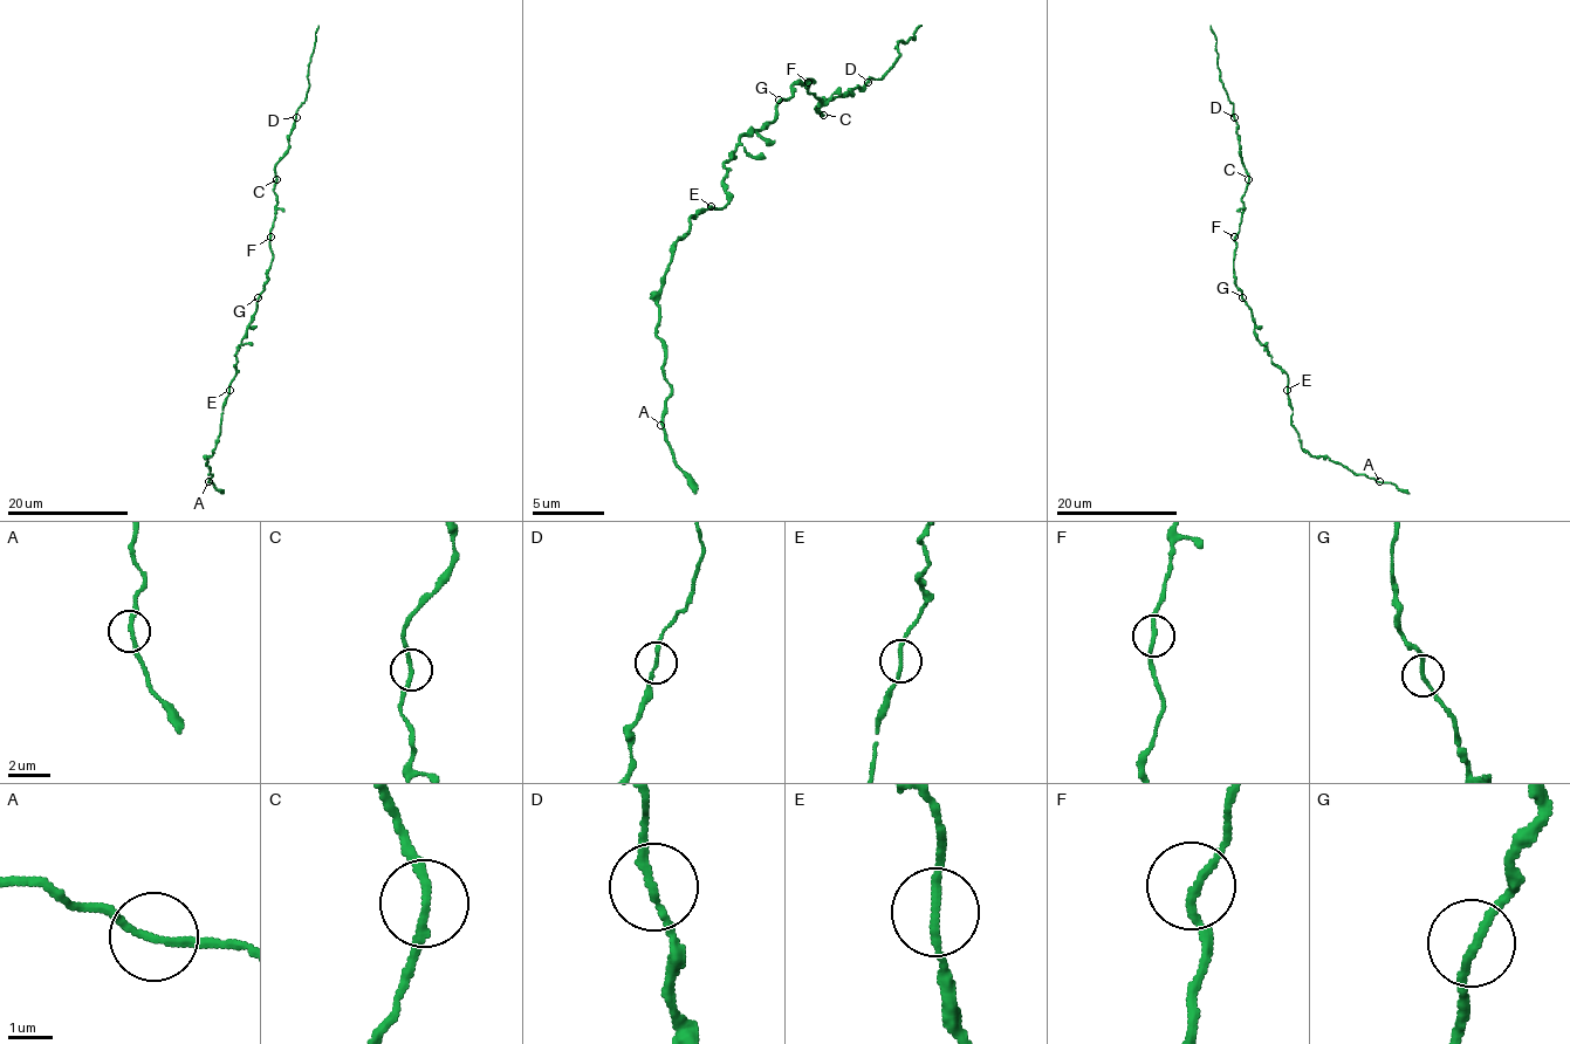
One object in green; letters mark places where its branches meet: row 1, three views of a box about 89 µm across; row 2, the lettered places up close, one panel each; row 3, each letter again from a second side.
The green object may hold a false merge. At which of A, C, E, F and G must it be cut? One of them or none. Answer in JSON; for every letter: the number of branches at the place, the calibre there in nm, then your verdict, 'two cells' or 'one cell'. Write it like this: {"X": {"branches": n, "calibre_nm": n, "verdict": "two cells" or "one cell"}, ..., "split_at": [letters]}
{"A": {"branches": 2, "calibre_nm": 170, "verdict": "one cell"}, "C": {"branches": 2, "calibre_nm": 180, "verdict": "two cells"}, "E": {"branches": 2, "calibre_nm": 180, "verdict": "one cell"}, "F": {"branches": 2, "calibre_nm": 170, "verdict": "one cell"}, "G": {"branches": 2, "calibre_nm": 170, "verdict": "one cell"}, "split_at": ["C"]}

